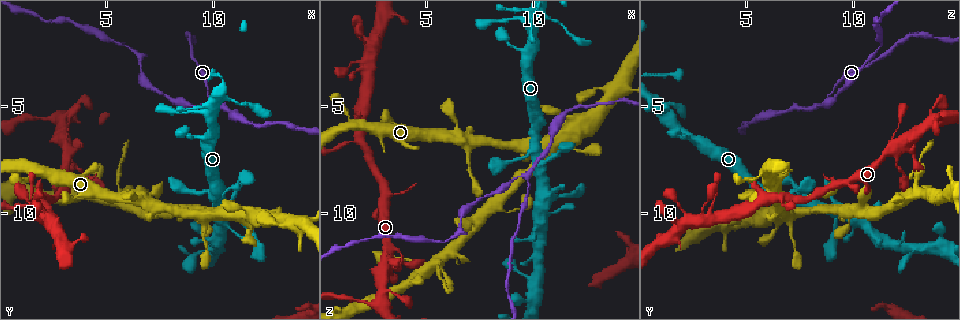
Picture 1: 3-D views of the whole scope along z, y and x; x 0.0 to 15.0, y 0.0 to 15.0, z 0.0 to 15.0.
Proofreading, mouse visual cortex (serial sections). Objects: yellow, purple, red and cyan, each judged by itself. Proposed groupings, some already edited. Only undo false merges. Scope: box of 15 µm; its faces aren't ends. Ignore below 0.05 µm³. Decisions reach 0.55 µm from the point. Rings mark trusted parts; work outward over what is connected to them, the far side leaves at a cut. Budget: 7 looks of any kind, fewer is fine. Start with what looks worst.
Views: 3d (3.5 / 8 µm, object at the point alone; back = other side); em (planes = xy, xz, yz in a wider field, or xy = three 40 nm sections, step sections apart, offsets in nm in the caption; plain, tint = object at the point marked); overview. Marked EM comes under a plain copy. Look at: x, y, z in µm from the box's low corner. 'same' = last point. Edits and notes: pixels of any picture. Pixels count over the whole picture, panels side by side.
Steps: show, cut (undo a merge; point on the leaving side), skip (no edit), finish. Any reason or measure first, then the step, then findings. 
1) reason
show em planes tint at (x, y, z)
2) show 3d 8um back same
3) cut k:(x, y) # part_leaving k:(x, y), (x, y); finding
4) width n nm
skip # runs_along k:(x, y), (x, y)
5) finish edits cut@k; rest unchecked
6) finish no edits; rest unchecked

three arms meet
show 3d 8um at (9.6, 5.0, 8.3)

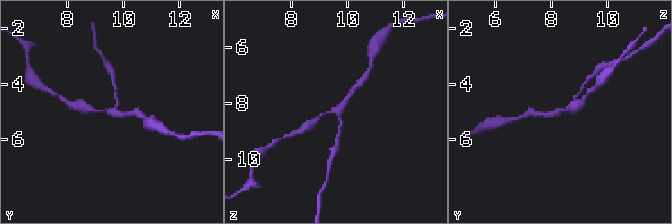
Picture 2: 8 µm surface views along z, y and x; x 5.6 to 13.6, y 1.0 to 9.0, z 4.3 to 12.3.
closer look
show 3d 3.5um back at (9.7, 5.0, 8.3)

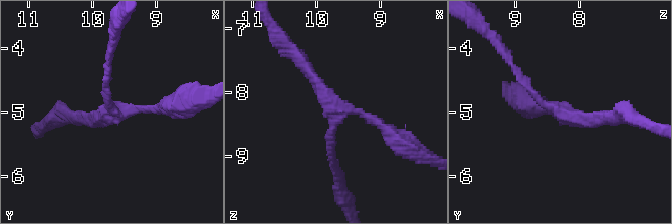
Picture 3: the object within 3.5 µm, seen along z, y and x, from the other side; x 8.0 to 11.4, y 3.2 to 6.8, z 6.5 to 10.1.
arm_widths 150, 150, 200 nm
skip # runs_along 3:(107, 70), (107, 103), (116, 113), (172, 103); continuous, no second cell

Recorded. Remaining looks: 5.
four arms meet
show 3d 3.5um back at (2.4, 5.5, 14.3)

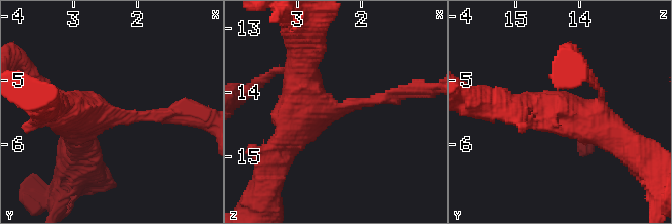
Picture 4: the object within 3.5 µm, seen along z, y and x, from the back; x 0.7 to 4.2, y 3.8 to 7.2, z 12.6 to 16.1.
show em planes tint at (2.50, 5.45, 14.25)

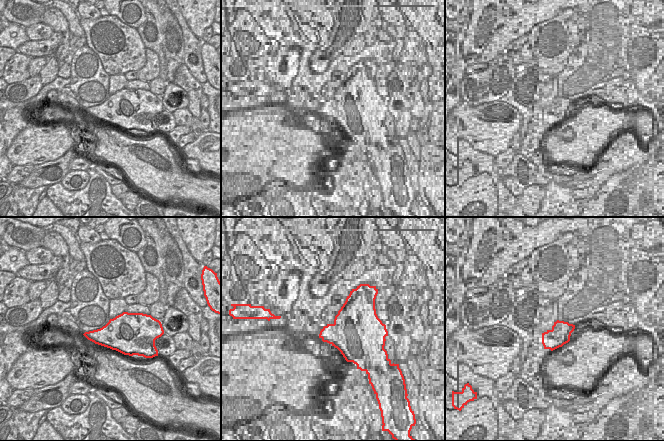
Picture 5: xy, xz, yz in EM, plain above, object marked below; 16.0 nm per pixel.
width 600 nm
skip # runs_along 4:(300, 48), (322, 109), (374, 99); continuous, no second cell

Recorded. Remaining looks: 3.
thick turns thin
show em xy step 5 tint at (11.0, 4.7, 1.0)

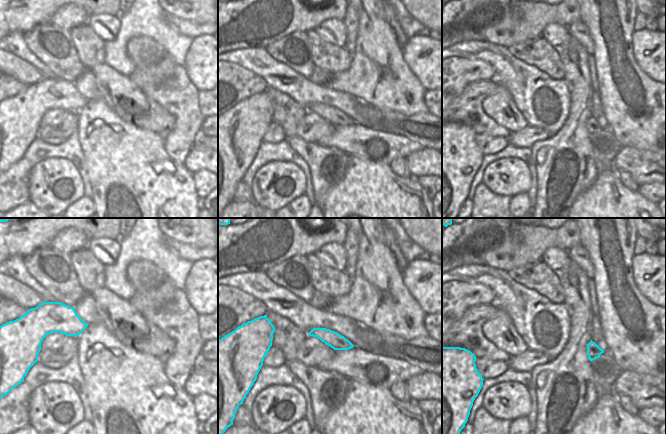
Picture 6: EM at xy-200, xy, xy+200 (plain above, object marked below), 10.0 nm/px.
wider look
show 3d 3.5um same

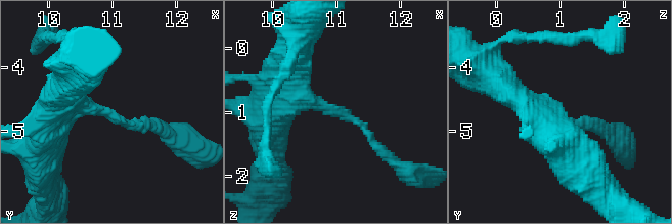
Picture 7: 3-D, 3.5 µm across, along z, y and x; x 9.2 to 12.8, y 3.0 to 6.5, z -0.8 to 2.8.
arm_widths 150, 350 nm
skip # continuous, no second cell

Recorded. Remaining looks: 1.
finish no edits; rest unchecked

